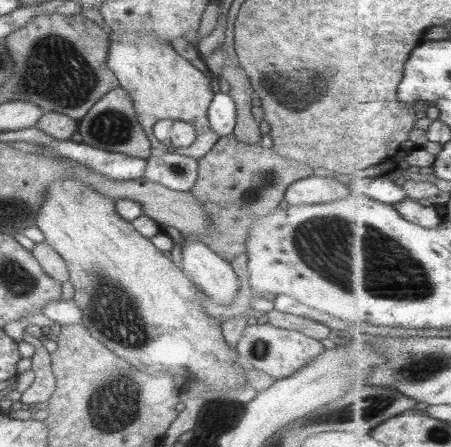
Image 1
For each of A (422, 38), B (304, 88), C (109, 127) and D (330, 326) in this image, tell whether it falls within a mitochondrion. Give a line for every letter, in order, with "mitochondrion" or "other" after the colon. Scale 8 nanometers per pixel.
A: other
B: mitochondrion
C: mitochondrion
D: other

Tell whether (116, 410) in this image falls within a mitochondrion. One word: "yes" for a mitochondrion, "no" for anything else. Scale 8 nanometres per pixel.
yes

